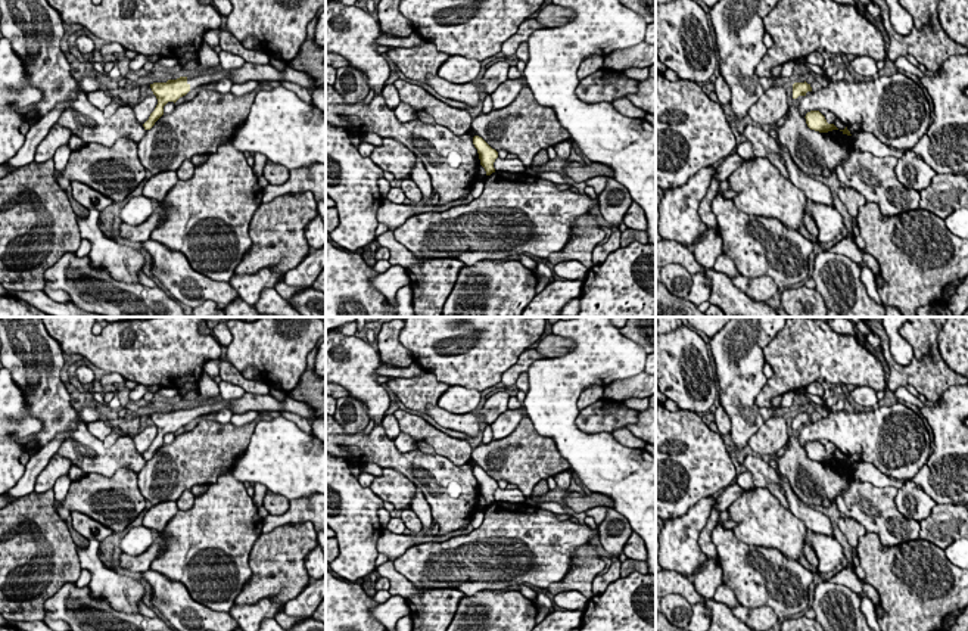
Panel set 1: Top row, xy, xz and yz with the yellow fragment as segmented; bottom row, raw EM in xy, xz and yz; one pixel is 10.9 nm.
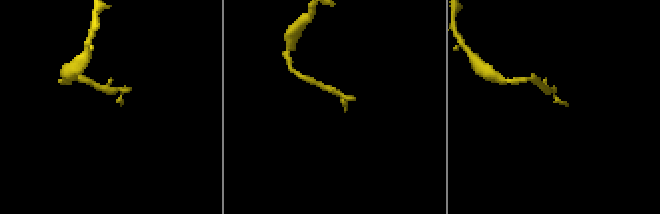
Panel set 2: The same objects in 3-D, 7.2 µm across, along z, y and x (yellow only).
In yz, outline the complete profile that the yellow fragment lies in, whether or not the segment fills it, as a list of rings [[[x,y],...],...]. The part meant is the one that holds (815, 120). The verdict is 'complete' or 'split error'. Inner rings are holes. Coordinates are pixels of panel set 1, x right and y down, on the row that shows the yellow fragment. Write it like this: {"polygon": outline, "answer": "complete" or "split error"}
{"polygon": [[[810,111],[806,114],[806,124],[810,130],[819,133],[828,133],[832,130],[838,130],[834,124],[828,124],[825,116],[819,111]]], "answer": "complete"}

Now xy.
{"polygon": [[[246,62],[239,69],[231,71],[227,74],[225,71],[205,71],[202,75],[189,75],[180,77],[177,80],[168,80],[166,83],[153,83],[150,88],[158,99],[158,105],[155,111],[150,114],[149,119],[143,124],[144,130],[150,130],[155,122],[164,115],[164,106],[168,102],[177,102],[180,97],[186,96],[193,88],[203,86],[203,84],[214,84],[224,77],[230,77],[234,84],[242,84],[246,81],[289,81],[299,84],[309,91],[317,90],[320,86],[315,84],[314,77],[308,75],[306,72],[296,71],[289,65],[278,71],[273,65],[258,65]]], "answer": "split error"}

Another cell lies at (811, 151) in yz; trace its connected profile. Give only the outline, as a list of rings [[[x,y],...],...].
[[[788,106],[788,118],[778,131],[793,162],[806,174],[830,177],[837,165],[849,158],[849,152],[824,133],[810,130],[799,106]]]

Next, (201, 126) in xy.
[[[200,90],[189,102],[175,105],[174,111],[164,114],[138,143],[138,158],[141,165],[153,175],[165,171],[177,171],[186,159],[193,155],[212,155],[218,147],[231,142],[237,128],[246,121],[255,91],[243,96],[220,93],[215,90]]]

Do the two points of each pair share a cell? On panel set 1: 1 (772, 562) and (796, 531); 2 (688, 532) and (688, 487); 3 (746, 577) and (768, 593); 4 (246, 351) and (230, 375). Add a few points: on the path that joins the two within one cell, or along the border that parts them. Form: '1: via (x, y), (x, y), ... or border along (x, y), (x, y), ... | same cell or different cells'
1: border along (746, 543), (775, 547), (809, 571) | different cells
2: border along (716, 493), (700, 499), (682, 515), (671, 519) | different cells
3: via (752, 577), (762, 587) | same cell
4: border along (226, 360), (240, 373) | different cells

